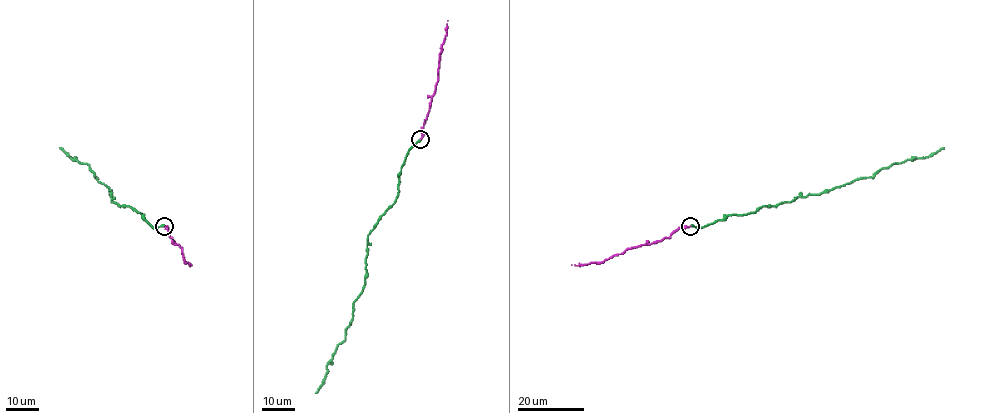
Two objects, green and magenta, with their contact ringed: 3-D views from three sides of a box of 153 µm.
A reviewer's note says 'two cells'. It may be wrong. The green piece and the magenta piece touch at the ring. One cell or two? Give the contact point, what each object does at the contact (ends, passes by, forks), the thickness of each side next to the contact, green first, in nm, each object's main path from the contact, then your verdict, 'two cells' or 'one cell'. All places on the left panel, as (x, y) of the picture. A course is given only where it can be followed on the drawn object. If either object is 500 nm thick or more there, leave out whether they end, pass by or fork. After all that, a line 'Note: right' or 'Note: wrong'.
(164, 226) | green ends | magenta ends | 360/220 nm | green via (164, 225), (152, 227), (129, 206), (112, 202), (108, 187), (97, 181), (89, 166), (59, 147) | magenta via (164, 225), (181, 248), (183, 259), (191, 264) | one cell
Note: wrong

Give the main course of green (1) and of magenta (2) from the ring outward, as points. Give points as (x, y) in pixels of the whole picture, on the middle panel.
1: (420, 139), (401, 168), (396, 201), (368, 236), (364, 287), (353, 303), (345, 340), (315, 393)
2: (420, 139), (437, 81), (439, 54), (447, 20)

